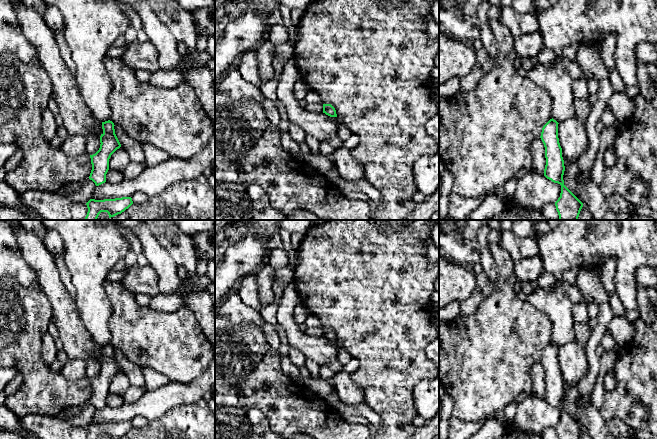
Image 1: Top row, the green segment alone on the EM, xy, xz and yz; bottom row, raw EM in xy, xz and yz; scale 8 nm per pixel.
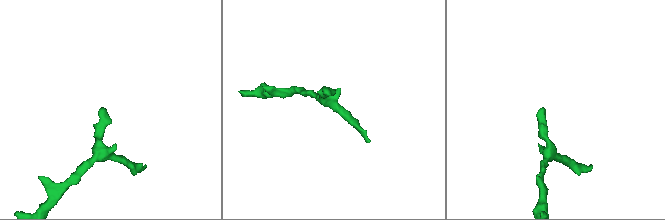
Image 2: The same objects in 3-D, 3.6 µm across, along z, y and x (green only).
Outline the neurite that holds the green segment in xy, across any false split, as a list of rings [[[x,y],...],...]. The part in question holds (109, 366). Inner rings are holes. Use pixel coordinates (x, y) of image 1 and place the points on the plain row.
[[[110,344],[102,346],[103,357],[100,360],[99,374],[90,379],[92,394],[89,403],[96,410],[106,406],[106,398],[109,394],[109,383],[111,379],[121,371],[121,368],[115,358],[114,347]]]

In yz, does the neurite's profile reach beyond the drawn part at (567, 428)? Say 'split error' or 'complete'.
complete

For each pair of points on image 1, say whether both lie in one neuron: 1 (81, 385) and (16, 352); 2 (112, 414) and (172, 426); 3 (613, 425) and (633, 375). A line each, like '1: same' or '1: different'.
1: same
2: different
3: different

